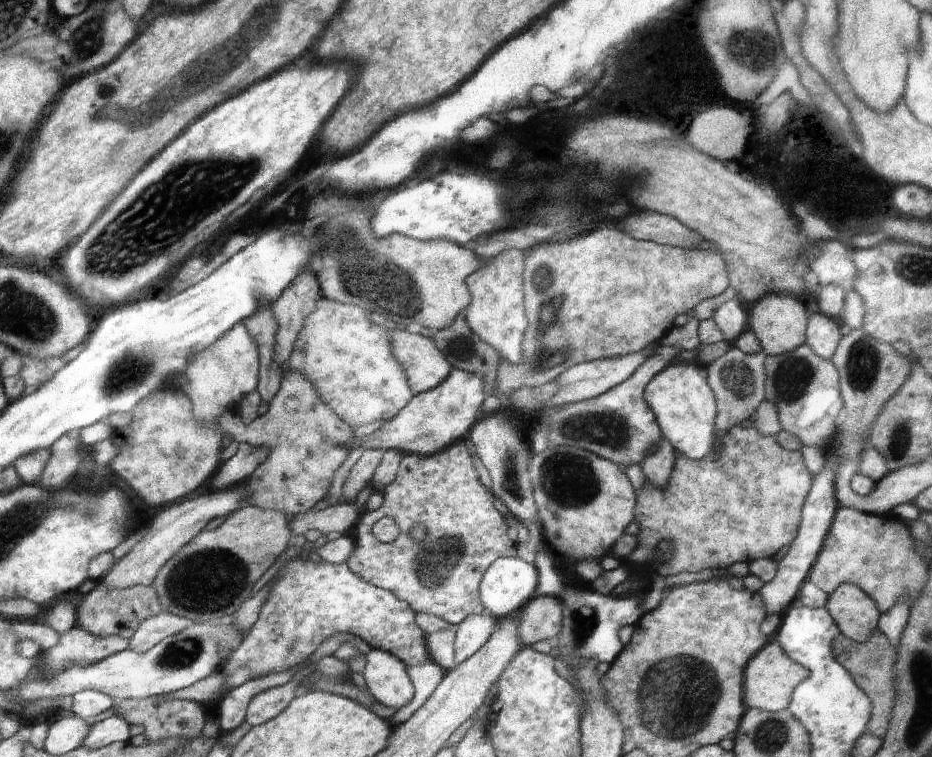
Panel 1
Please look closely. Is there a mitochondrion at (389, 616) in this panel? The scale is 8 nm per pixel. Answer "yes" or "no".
no

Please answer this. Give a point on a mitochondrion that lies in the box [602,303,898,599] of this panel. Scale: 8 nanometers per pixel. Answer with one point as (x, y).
(792, 376)

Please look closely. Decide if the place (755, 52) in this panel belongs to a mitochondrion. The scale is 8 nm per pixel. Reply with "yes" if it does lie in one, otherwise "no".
yes

